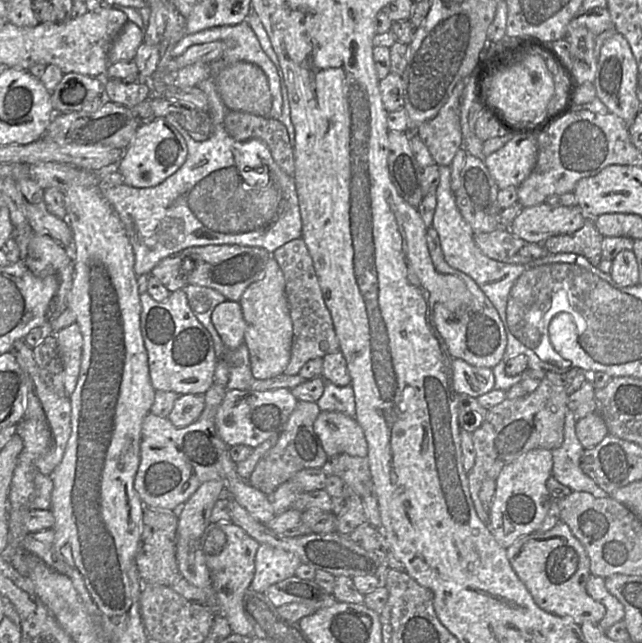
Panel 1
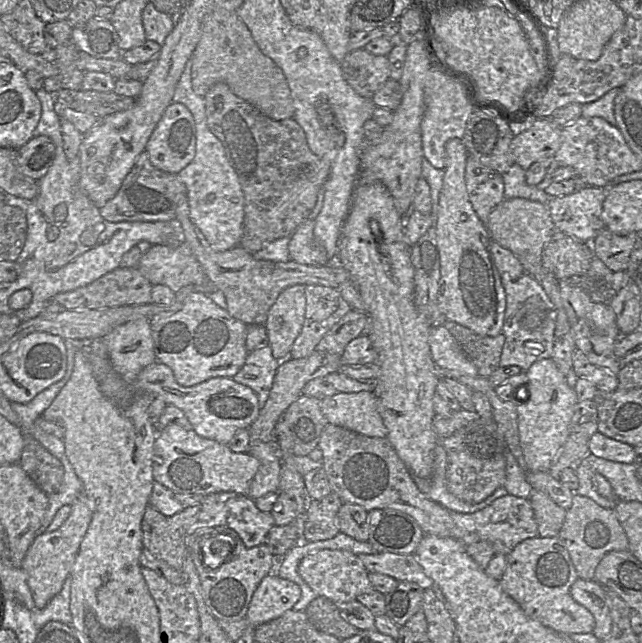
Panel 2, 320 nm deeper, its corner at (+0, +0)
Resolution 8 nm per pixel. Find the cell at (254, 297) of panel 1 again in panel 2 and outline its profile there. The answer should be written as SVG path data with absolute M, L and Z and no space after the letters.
M296 284L284 289L268 311L263 326L267 332L267 344L278 360L289 357L302 329L306 310L305 286Z

